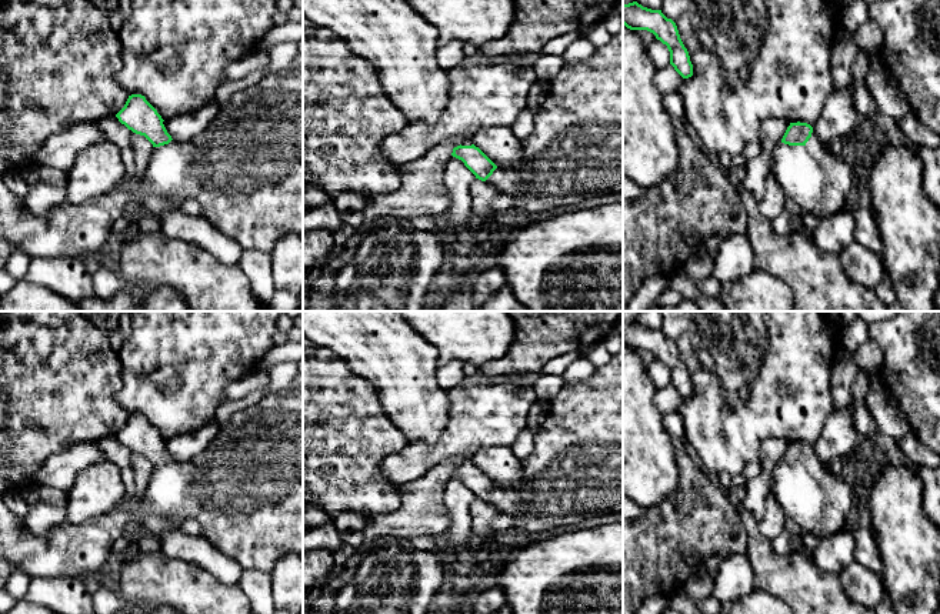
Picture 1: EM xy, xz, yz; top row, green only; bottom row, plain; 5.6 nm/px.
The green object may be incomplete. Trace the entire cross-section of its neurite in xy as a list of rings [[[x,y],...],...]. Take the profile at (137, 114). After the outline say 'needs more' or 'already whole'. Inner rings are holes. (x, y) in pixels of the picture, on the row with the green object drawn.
[[[271,73],[257,84],[234,93],[210,124],[190,141],[174,140],[161,116],[141,94],[129,96],[116,117],[153,144],[144,178],[129,184],[134,197],[194,198],[200,204],[200,216],[243,250],[270,253],[281,236],[303,234],[303,73]]]; needs more

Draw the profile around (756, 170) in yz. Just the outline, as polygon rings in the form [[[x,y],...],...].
[[[769,119],[763,123],[760,131],[761,151],[756,158],[746,163],[743,186],[760,201],[766,193],[766,177],[771,173],[773,153],[776,146],[781,141],[787,127],[791,121],[786,119]]]

